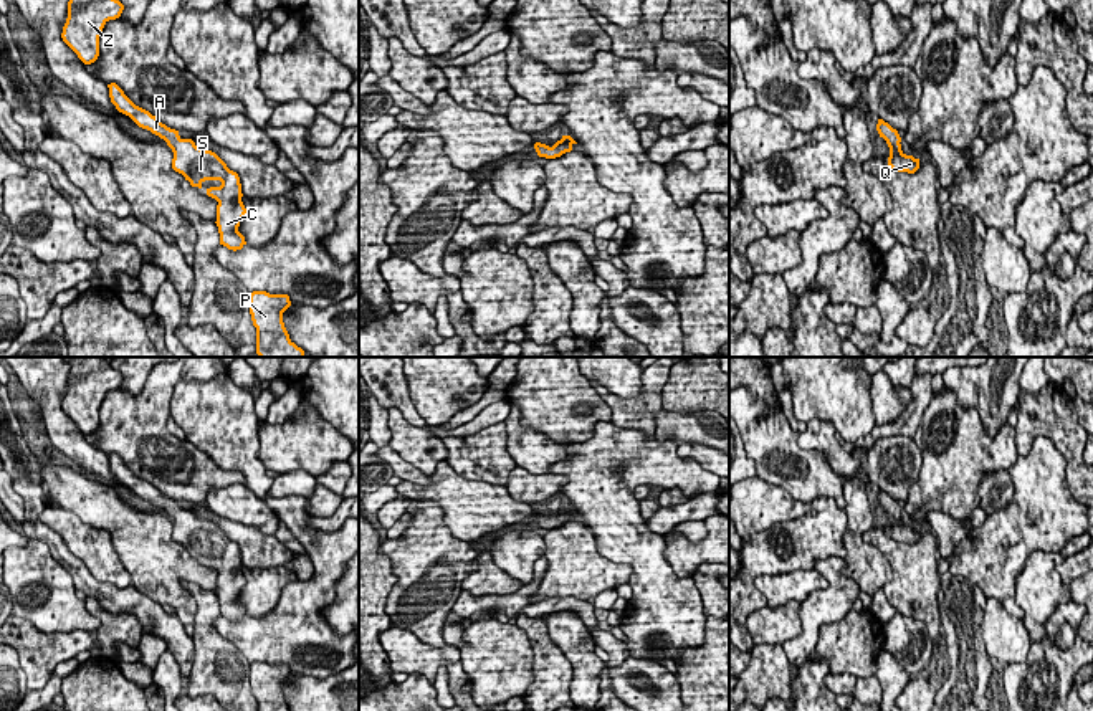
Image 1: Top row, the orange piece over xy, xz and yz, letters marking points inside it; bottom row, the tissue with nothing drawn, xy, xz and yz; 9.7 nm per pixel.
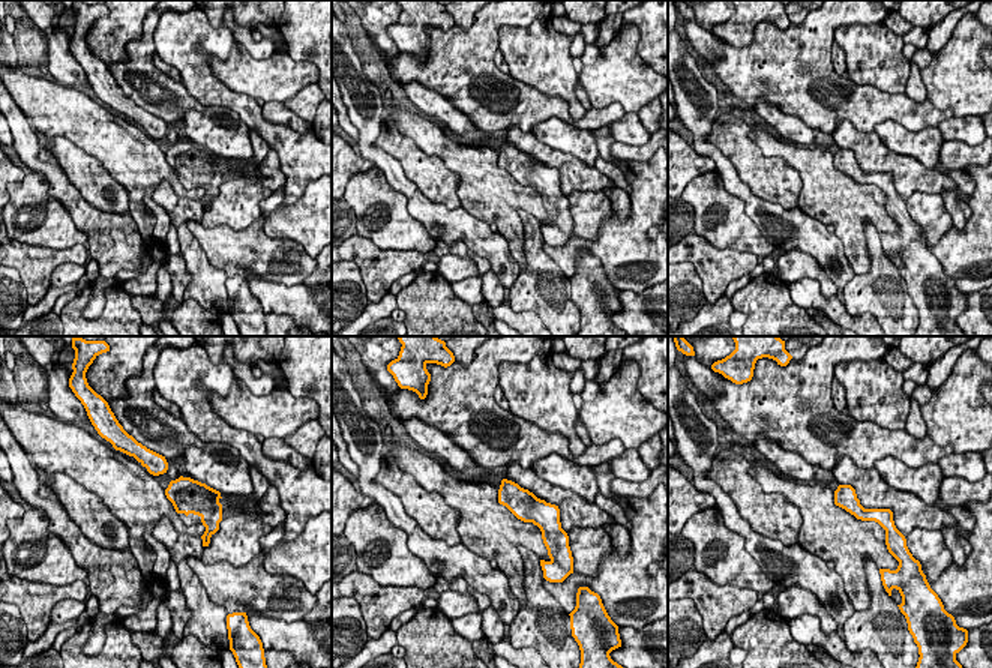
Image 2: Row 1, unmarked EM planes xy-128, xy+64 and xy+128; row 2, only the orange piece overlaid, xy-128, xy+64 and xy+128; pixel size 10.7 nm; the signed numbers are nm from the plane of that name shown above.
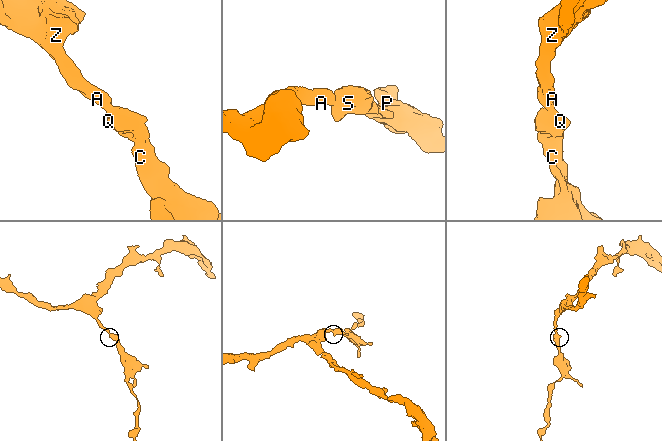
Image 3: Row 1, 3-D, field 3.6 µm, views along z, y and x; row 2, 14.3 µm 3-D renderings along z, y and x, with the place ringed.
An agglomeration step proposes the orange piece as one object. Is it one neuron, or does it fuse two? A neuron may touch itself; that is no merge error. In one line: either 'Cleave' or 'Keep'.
Keep

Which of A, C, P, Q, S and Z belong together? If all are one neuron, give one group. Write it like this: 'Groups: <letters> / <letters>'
Groups: A C P Q S Z

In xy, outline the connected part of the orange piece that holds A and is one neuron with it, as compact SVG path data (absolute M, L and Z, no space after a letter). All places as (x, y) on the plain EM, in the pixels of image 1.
M107 455L111 473L116 480L129 486L139 498L150 501L167 513L174 523L172 539L185 547L192 557L202 559L205 551L220 551L220 557L207 559L207 565L218 572L217 597L220 615L228 620L241 620L246 612L238 602L240 592L246 584L241 572L241 554L236 542L212 521L200 519L192 509L182 509L179 501L167 498L149 481L136 476L116 455Z

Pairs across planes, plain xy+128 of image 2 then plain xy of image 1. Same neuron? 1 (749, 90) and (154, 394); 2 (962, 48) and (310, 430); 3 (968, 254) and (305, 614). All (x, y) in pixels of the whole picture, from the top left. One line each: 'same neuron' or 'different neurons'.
1: same neuron
2: same neuron
3: same neuron

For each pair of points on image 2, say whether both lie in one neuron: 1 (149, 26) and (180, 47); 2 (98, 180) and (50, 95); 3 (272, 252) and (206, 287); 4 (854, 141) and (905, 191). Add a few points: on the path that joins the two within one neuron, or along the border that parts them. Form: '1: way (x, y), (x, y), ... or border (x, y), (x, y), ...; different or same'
1: border (162, 15), (155, 29), (155, 51); different
2: border (48, 137), (68, 138), (92, 155), (107, 171); different
3: border (203, 249), (207, 260), (228, 276); different
4: way (869, 150), (877, 158), (887, 161), (902, 176); same

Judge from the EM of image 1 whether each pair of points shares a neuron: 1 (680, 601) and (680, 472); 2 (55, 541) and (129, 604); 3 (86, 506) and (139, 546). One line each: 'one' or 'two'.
1: one
2: one
3: one

